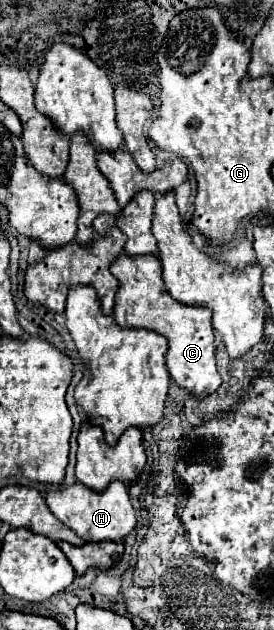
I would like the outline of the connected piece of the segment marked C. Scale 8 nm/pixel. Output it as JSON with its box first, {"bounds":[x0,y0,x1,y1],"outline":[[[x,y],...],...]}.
{"bounds":[110,255,222,399],"outline":[[[120,255],[112,263],[110,273],[120,281],[114,307],[116,323],[120,327],[148,329],[164,335],[168,339],[166,367],[174,383],[198,399],[216,393],[222,381],[214,361],[212,313],[206,307],[188,307],[170,297],[170,293],[164,289],[162,265],[158,257],[138,255],[138,259],[128,259],[128,255]]]}

